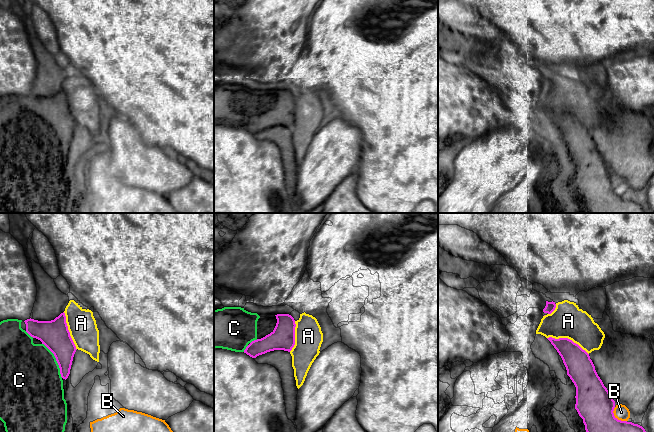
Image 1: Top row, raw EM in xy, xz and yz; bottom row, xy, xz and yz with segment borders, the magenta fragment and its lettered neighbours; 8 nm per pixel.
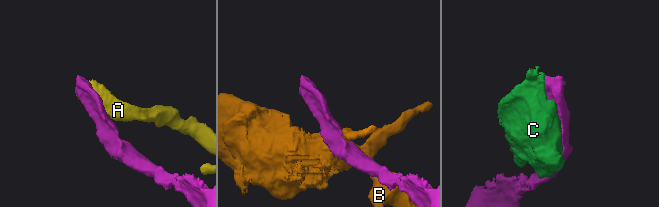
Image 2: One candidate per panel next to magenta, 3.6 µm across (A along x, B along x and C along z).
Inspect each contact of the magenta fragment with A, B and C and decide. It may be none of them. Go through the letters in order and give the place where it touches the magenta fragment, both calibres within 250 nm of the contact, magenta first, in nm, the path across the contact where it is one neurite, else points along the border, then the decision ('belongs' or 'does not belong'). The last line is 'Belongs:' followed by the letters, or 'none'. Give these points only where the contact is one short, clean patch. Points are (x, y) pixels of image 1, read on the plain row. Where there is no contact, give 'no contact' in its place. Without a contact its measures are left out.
A: yz (567, 114) | 220/280 nm | does not belong
B: yz (616, 194) | 300/120 nm | does not belong
C: xy (56, 136) | 240/480 nm | belongs
Belongs: C

